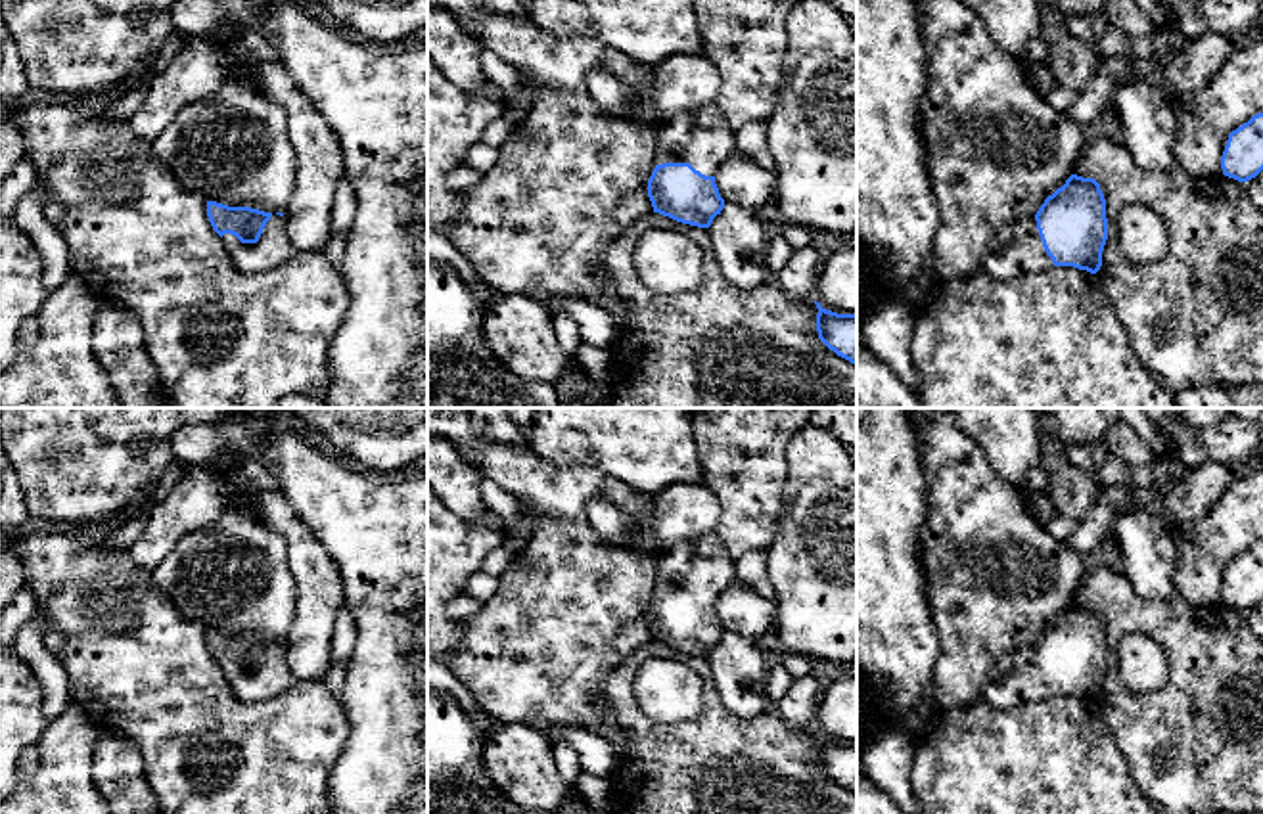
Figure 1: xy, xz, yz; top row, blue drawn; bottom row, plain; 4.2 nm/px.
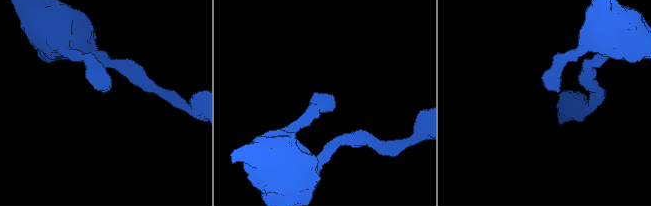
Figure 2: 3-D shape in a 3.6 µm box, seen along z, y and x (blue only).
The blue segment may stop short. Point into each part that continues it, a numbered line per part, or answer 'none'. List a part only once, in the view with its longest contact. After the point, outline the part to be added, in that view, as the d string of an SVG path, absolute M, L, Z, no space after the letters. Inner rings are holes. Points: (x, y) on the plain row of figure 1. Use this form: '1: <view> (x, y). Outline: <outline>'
1: xy (273, 678). Outline: M272 644L257 672L241 672L236 665L224 663L222 670L243 703L263 703L280 697L297 678L286 665L286 649Z

